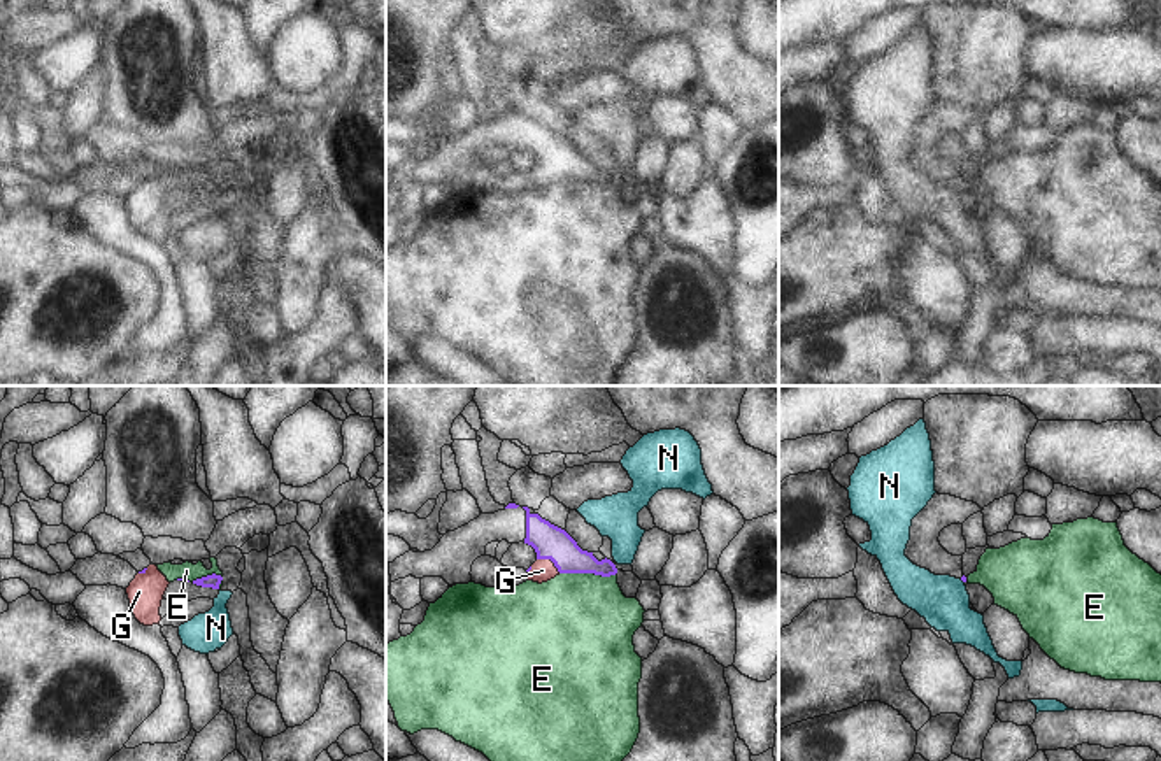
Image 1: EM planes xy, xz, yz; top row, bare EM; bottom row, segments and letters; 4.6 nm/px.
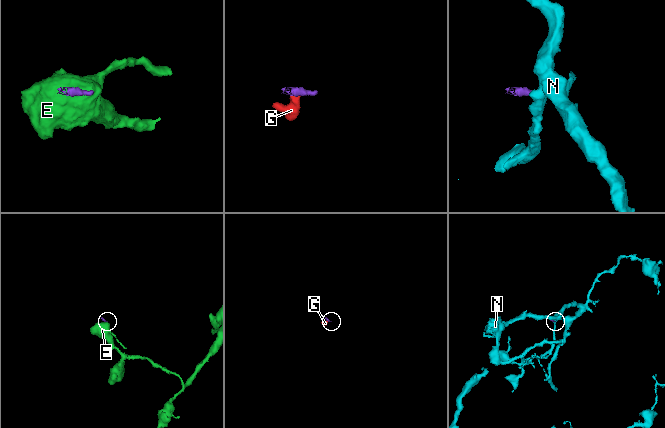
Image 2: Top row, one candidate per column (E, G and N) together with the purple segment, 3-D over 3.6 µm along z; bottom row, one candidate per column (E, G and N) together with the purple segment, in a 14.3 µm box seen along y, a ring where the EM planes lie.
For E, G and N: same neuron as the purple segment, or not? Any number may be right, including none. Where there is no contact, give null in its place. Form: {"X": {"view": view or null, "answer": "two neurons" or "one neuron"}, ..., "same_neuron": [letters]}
{"E": {"view": "xz", "answer": "two neurons"}, "G": {"view": "xz", "answer": "one neuron"}, "N": {"view": null, "answer": "two neurons"}, "same_neuron": ["G"]}

